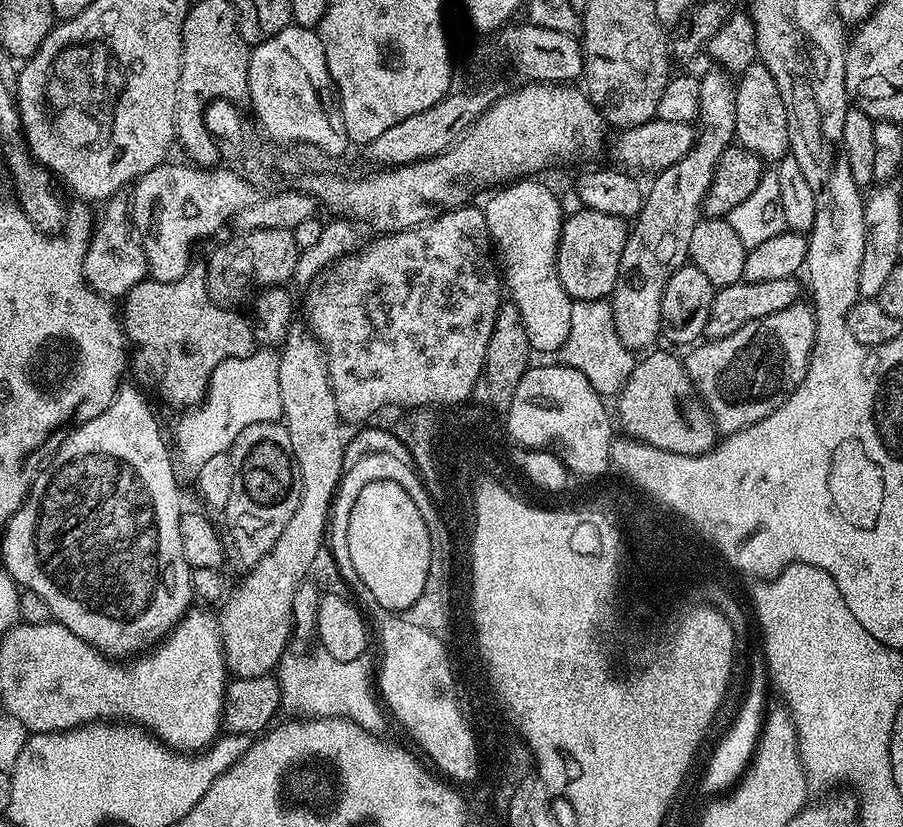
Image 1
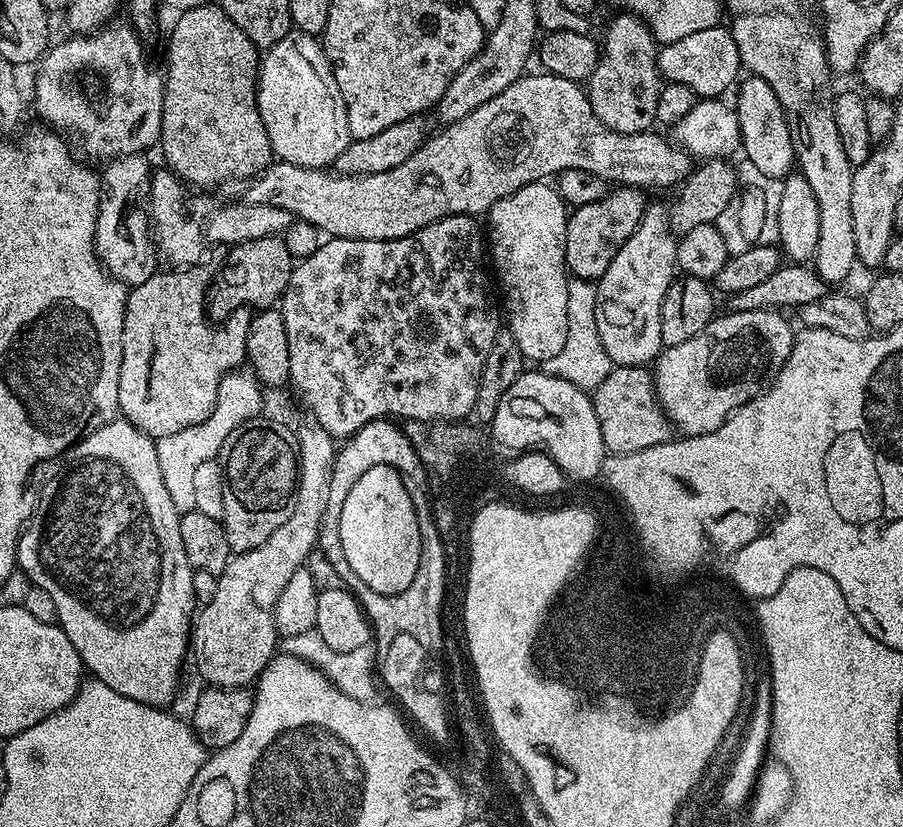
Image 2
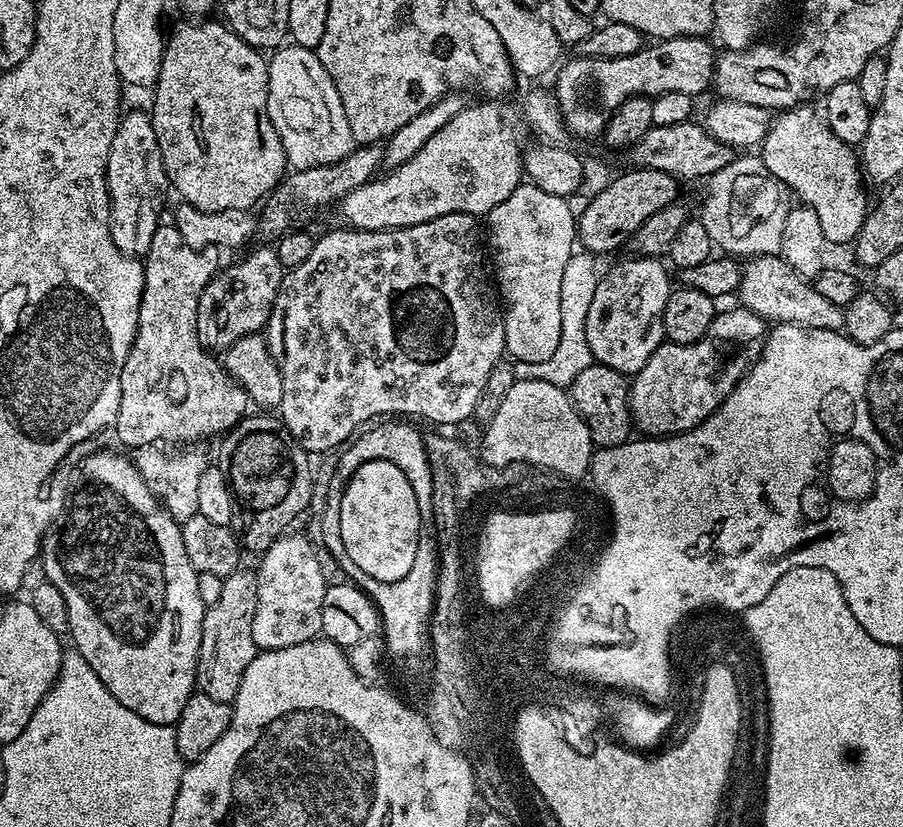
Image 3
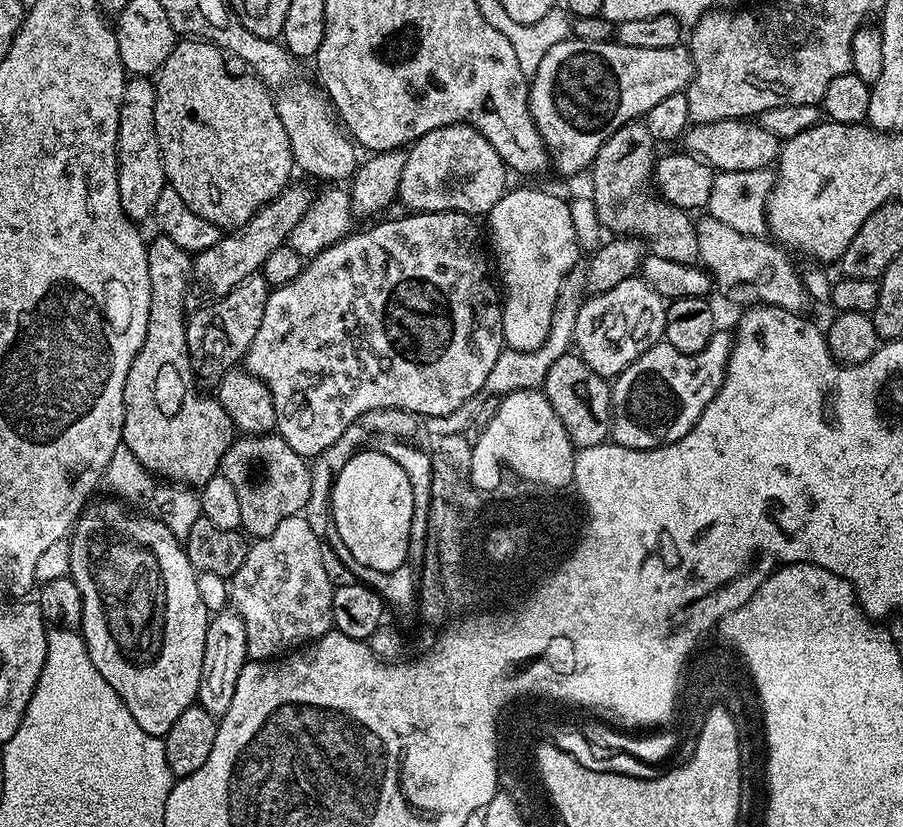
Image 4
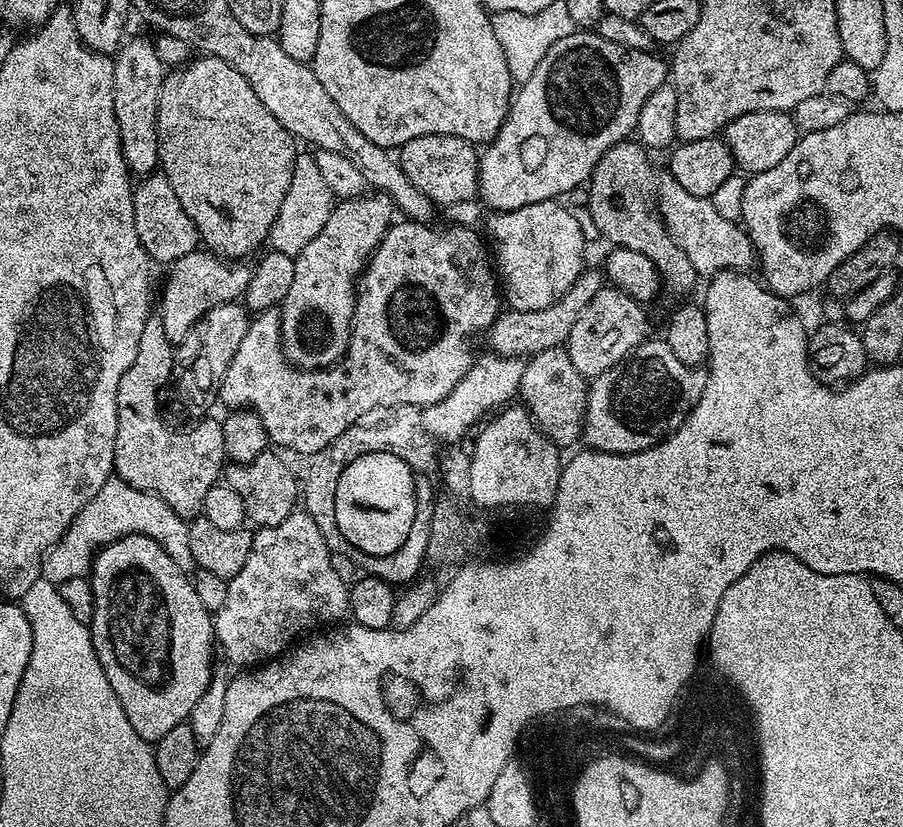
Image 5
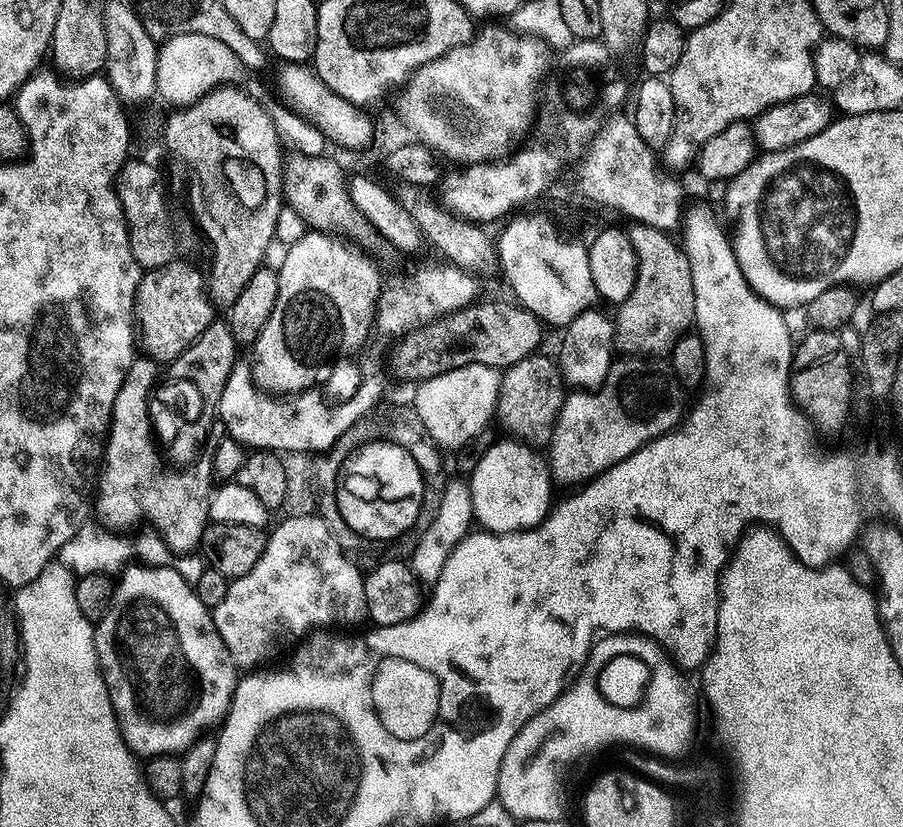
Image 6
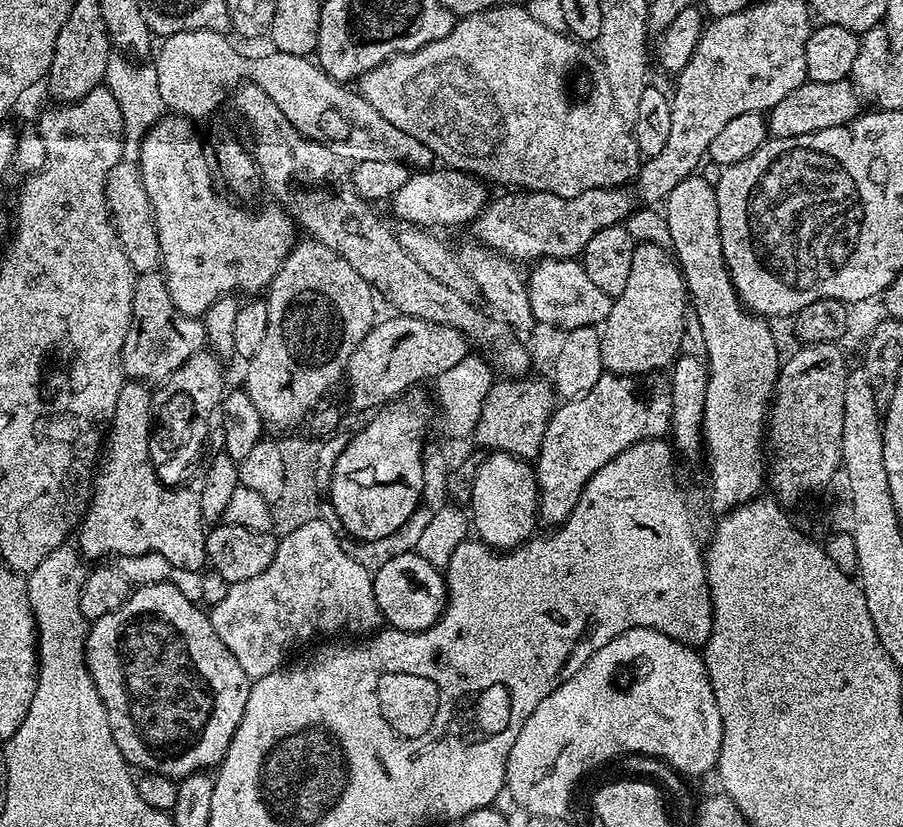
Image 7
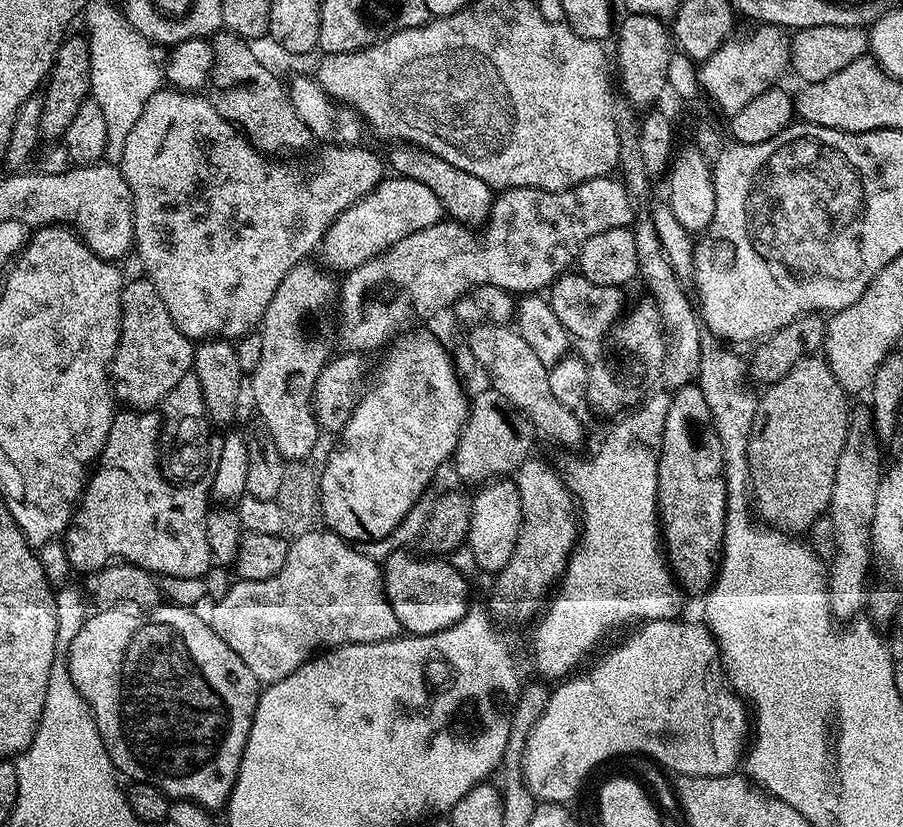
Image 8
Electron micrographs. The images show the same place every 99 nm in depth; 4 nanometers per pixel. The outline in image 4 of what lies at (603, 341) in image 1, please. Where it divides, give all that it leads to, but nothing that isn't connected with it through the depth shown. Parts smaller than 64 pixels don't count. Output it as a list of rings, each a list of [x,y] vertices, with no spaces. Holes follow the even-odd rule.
[[[580,266],[572,268],[568,272],[562,286],[559,287],[558,301],[555,302],[554,314],[551,315],[550,330],[547,331],[546,342],[534,351],[518,351],[510,347],[505,347],[500,352],[498,360],[490,370],[489,377],[484,383],[485,393],[505,396],[524,389],[539,389],[549,373],[551,366],[558,358],[569,353],[574,336],[574,322],[577,321],[578,310],[584,301],[584,293],[587,289],[587,271]]]

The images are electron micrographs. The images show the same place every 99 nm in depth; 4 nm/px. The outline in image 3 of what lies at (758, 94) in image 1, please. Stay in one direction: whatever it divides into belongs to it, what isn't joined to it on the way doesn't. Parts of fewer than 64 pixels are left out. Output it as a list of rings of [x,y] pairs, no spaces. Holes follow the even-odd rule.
[[[805,102],[781,111],[772,121],[762,145],[764,165],[805,205],[812,208],[833,246],[855,241],[870,211],[870,201],[860,185],[862,164],[853,145],[847,144],[830,130],[819,111]]]

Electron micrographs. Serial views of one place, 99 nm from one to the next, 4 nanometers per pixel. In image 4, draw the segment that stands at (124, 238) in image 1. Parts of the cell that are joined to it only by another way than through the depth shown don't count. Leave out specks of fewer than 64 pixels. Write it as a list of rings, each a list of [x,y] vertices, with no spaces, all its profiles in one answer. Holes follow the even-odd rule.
[[[131,77],[124,87],[123,106],[119,110],[118,142],[118,194],[122,198],[122,210],[134,222],[141,222],[156,211],[158,194],[166,186],[164,163],[157,140],[157,128],[154,122],[156,90],[151,79]]]

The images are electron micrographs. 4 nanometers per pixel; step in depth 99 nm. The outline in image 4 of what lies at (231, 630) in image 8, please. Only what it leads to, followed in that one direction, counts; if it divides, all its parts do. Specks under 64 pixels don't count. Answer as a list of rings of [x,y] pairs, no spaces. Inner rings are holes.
[[[303,515],[286,518],[286,520],[274,530],[274,533],[268,536],[259,537],[249,547],[245,562],[243,562],[239,570],[230,578],[231,607],[240,615],[242,622],[246,626],[246,646],[248,647],[249,657],[251,657],[252,660],[270,660],[279,657],[281,654],[287,653],[297,646],[307,645],[309,642],[318,640],[320,637],[326,635],[326,633],[333,631],[332,608],[334,582],[331,582],[328,570],[322,560],[322,546],[319,538],[321,537],[317,530],[310,528],[310,524],[308,524]]]

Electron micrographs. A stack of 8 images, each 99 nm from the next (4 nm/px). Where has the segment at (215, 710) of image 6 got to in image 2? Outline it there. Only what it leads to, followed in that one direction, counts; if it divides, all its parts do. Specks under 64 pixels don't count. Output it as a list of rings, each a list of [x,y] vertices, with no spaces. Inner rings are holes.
[[[117,418],[91,429],[84,439],[63,453],[59,464],[60,469],[45,482],[44,489],[38,492],[38,503],[23,532],[20,533],[20,541],[16,547],[19,571],[26,573],[35,587],[50,594],[50,599],[54,601],[58,610],[60,629],[66,634],[66,638],[70,638],[70,642],[74,642],[74,650],[78,650],[85,669],[95,679],[106,682],[110,690],[118,690],[118,694],[126,698],[134,698],[134,702],[167,709],[168,703],[176,696],[176,687],[180,684],[180,667],[184,664],[184,655],[187,657],[190,652],[190,613],[197,604],[196,592],[192,589],[194,570],[186,558],[186,550],[182,550],[182,534],[178,534],[181,513],[176,511],[174,502],[170,502],[166,482],[162,482],[162,470],[158,470],[156,440],[138,430],[128,420]]]

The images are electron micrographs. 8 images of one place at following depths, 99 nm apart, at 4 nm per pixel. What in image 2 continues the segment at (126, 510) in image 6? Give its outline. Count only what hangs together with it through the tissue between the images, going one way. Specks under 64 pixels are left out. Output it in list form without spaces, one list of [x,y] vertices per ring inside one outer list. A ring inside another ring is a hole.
[[[189,266],[179,270],[158,270],[146,282],[135,285],[124,304],[122,366],[118,374],[119,415],[150,437],[178,434],[186,426],[206,422],[216,405],[218,386],[225,374],[239,369],[249,355],[248,337],[253,331],[253,309],[239,308],[219,326],[208,319],[206,297],[213,269]]]

